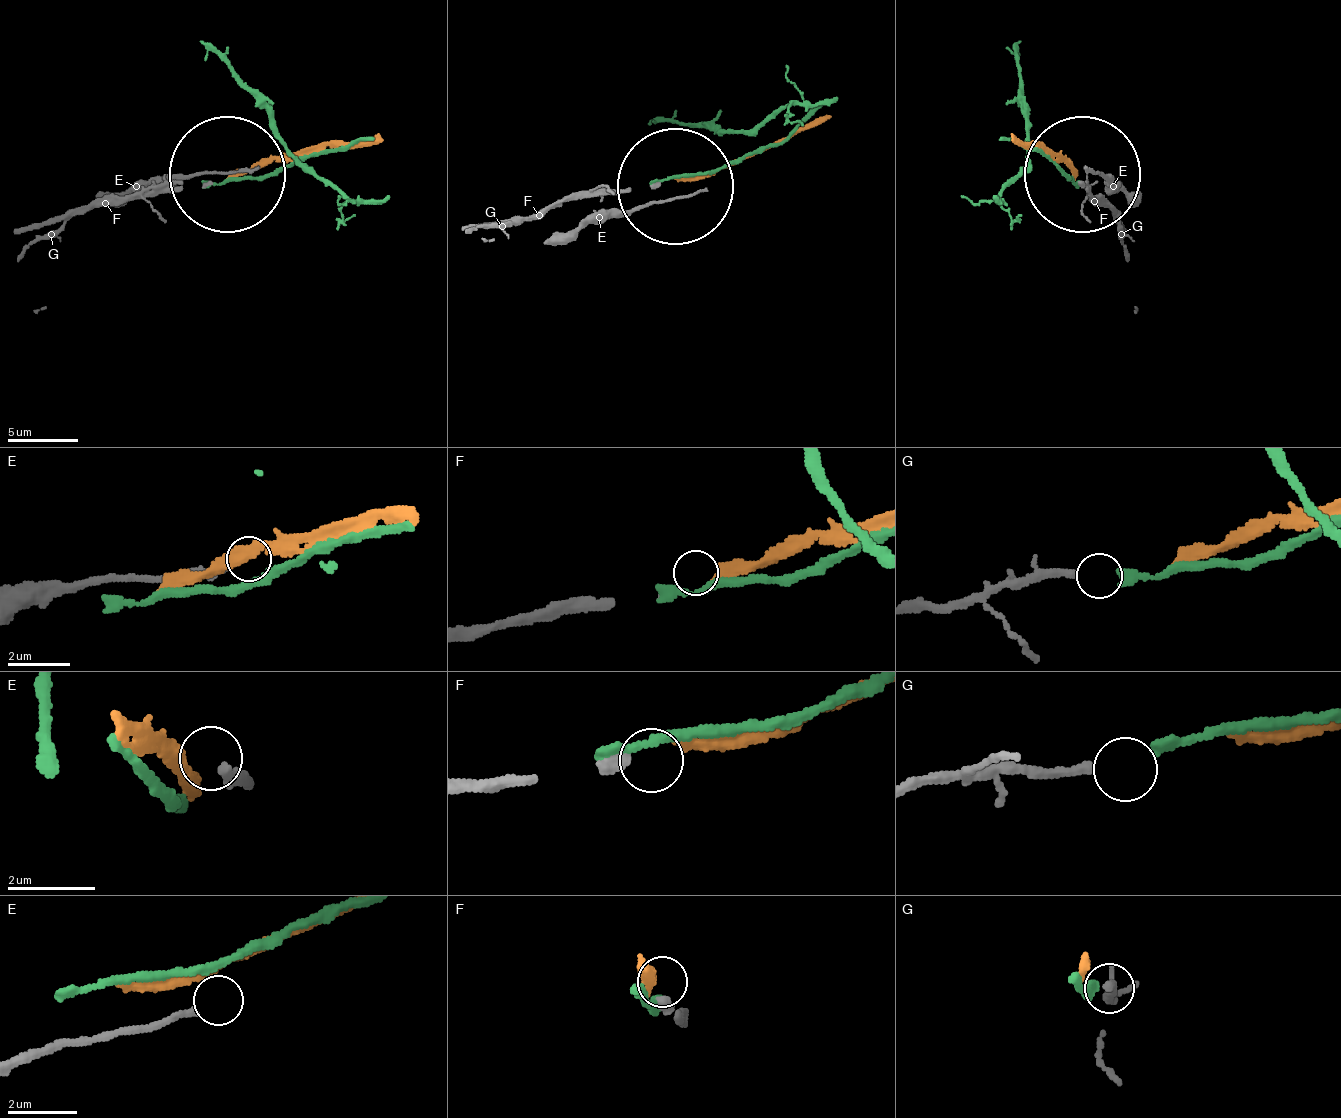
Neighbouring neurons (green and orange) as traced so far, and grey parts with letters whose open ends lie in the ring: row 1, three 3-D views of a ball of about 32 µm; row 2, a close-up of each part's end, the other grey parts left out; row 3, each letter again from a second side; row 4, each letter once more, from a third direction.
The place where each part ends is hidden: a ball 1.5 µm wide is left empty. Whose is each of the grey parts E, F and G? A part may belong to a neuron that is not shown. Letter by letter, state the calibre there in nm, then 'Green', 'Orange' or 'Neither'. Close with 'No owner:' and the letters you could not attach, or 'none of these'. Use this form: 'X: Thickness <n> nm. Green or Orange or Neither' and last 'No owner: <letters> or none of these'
E: Thickness 200 nm. Neither
F: Thickness 280 nm. Orange
G: Thickness 240 nm. Green
No owner: E

